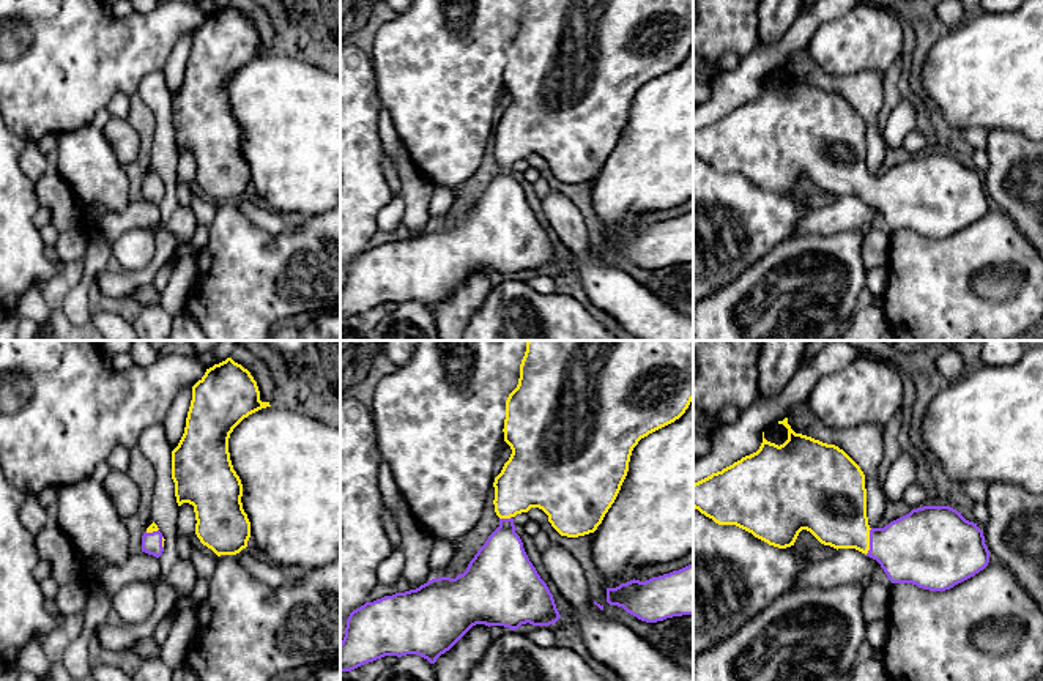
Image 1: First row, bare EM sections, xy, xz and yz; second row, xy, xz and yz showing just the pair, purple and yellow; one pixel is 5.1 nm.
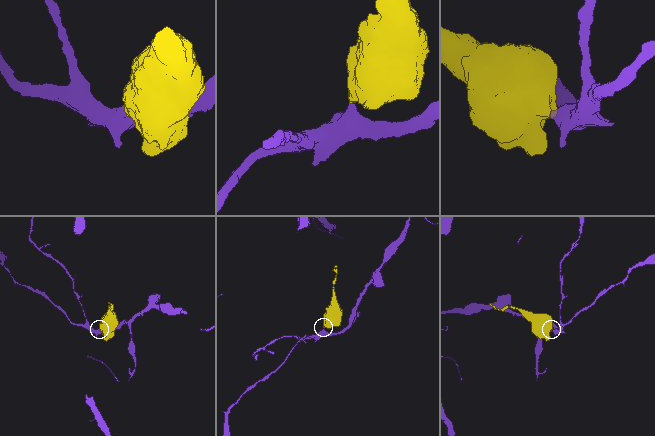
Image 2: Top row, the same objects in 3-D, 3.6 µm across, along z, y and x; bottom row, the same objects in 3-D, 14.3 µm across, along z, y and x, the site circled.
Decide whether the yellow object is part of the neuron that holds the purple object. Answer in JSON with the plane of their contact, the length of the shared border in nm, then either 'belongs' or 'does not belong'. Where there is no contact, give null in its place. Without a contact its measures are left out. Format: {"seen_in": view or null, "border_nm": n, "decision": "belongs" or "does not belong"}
{"seen_in": "yz", "border_nm": 140, "decision": "belongs"}

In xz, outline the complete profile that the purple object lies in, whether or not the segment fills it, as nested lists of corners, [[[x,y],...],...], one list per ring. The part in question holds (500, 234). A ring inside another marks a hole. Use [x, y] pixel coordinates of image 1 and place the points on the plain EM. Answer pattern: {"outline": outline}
{"outline": [[[525,0],[517,35],[506,47],[504,88],[512,101],[495,125],[495,159],[499,173],[455,225],[432,225],[416,236],[384,243],[353,257],[340,288],[340,318],[351,318],[384,303],[418,301],[435,311],[473,273],[550,273],[561,262],[553,241],[529,208],[514,164],[539,154],[567,184],[594,180],[614,150],[629,118],[633,95],[649,80],[679,66],[693,47],[693,0]]]}

